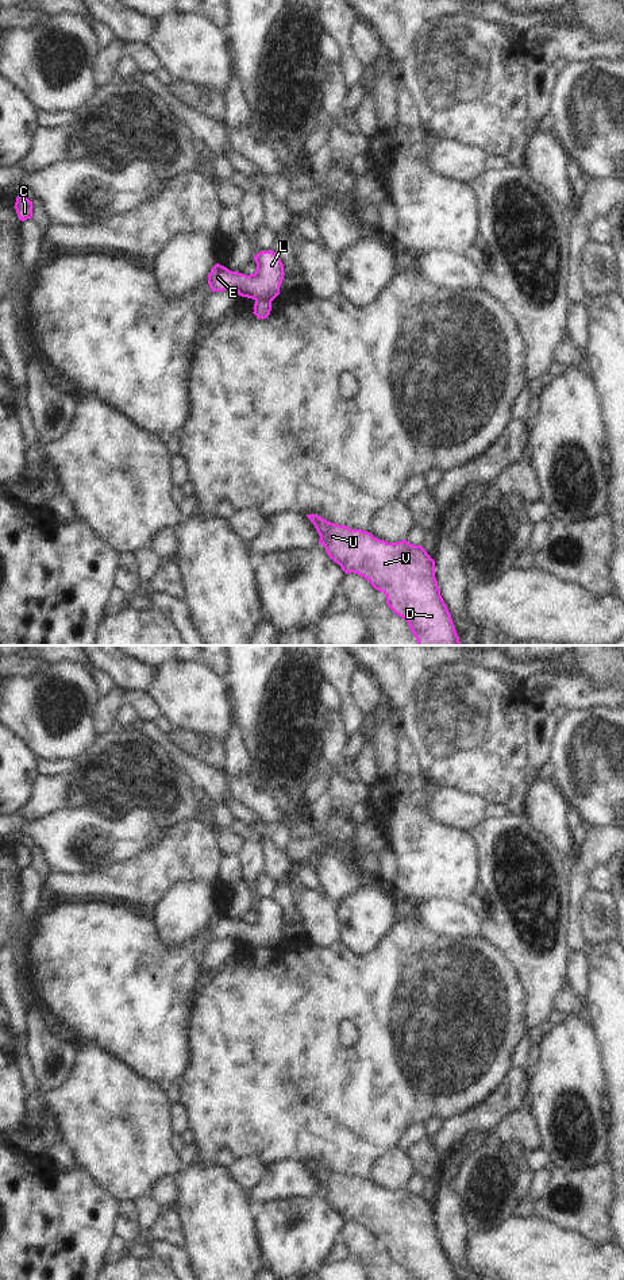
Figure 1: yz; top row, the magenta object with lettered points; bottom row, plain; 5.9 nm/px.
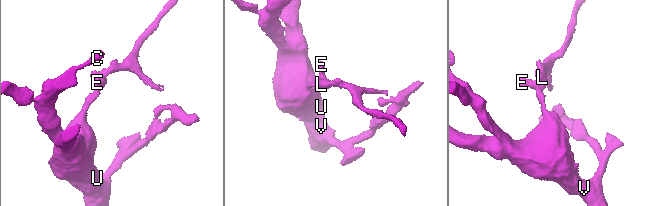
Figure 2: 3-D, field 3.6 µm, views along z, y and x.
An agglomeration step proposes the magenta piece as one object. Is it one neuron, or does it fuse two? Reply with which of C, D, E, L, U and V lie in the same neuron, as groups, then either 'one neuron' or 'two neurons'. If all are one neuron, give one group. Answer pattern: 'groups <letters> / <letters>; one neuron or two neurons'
groups C D U V / E L; two neurons

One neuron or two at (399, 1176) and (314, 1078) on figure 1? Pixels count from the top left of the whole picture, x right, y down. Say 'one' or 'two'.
two

